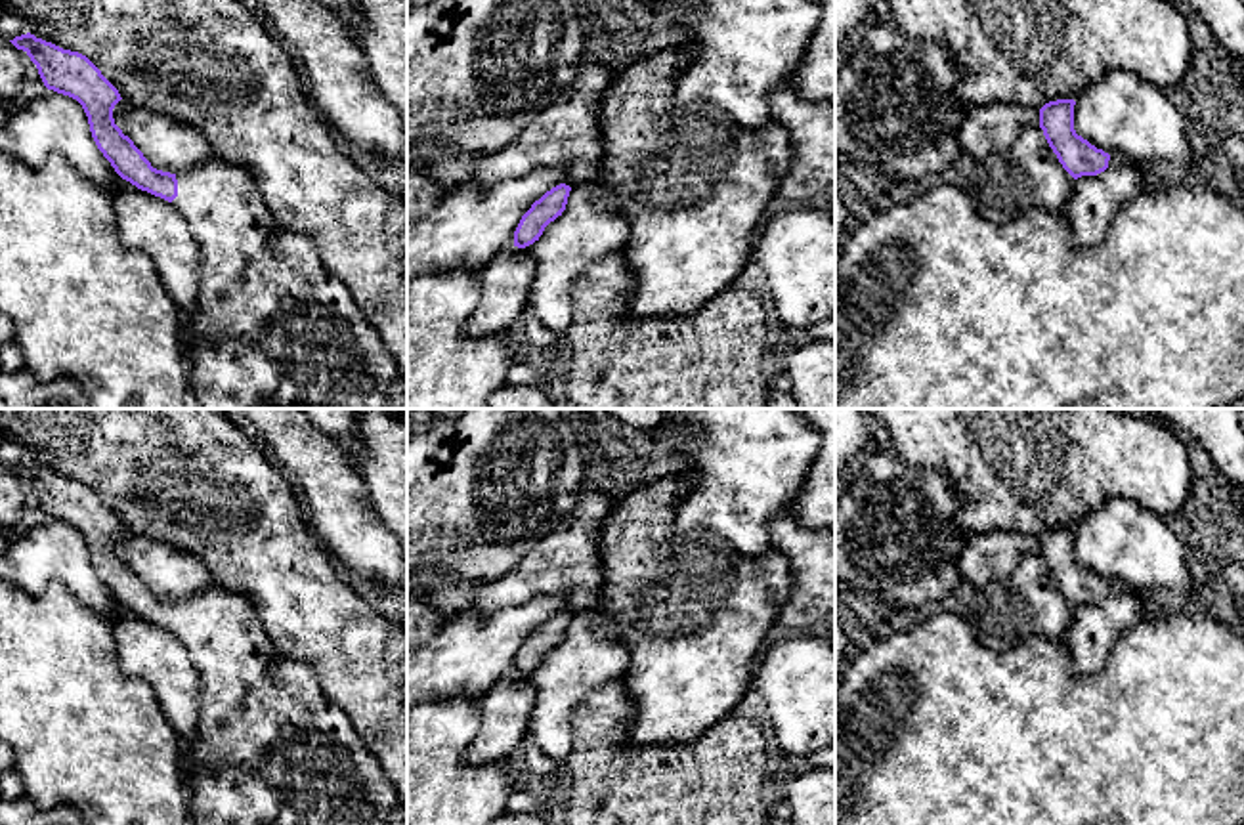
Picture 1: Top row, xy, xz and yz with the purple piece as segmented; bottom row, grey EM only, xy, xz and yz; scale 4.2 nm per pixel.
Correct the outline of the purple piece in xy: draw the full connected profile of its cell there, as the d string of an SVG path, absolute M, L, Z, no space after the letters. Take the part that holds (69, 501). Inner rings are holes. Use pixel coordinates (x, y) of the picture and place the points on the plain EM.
M31 460L10 470L31 485L48 518L82 533L92 565L115 600L168 628L189 651L201 678L201 703L195 737L189 745L182 743L185 789L193 760L212 768L248 766L279 793L281 808L271 825L407 825L407 806L376 756L350 718L325 697L313 668L285 657L271 644L247 596L218 582L176 602L153 596L115 552L113 537L122 525L86 483Z

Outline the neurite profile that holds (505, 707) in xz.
M518 674L497 680L480 699L480 731L468 747L470 764L483 766L516 758L529 737L535 688Z

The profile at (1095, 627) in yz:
M1112 582L1114 590L1097 603L1082 603L1074 611L1064 634L1070 647L1072 670L1080 674L1099 672L1114 642L1137 626L1148 613L1145 590Z

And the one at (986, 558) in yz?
M994 531L969 537L959 556L963 582L978 588L1005 581L1022 556L1040 554L1040 537L1019 531Z

